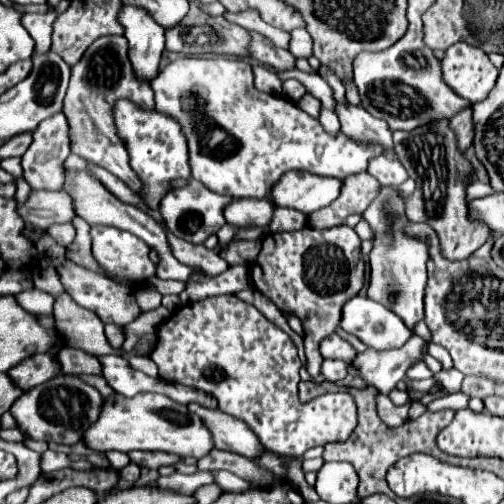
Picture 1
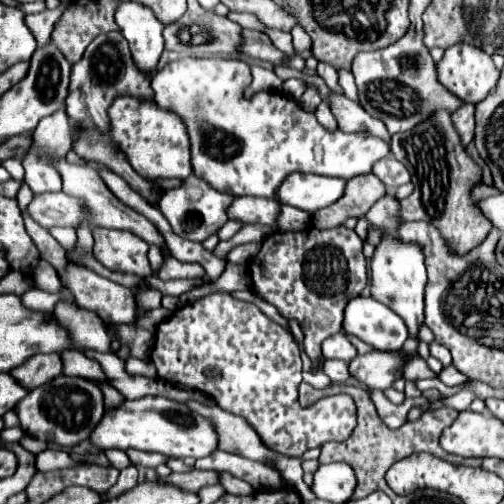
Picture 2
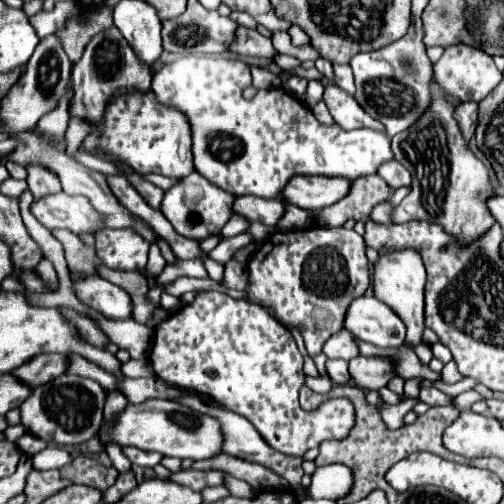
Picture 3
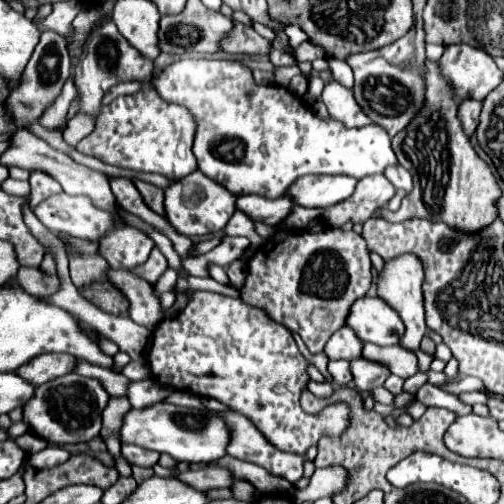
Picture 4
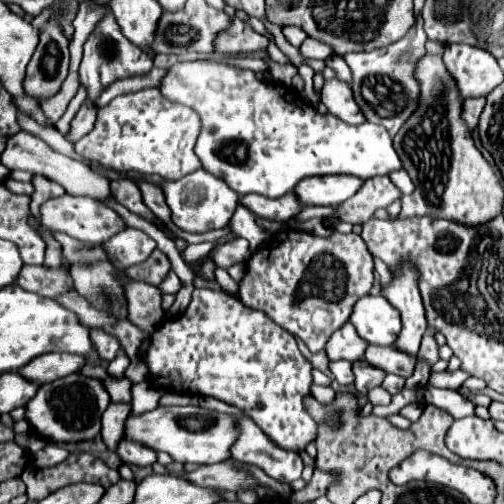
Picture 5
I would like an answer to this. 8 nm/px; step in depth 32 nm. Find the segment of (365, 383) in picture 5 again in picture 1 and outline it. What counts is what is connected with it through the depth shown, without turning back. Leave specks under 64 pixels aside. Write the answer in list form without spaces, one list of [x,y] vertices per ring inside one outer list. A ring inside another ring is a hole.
[[[412,336],[402,348],[398,350],[366,350],[354,358],[352,364],[356,364],[358,376],[368,384],[380,390],[382,394],[388,394],[396,382],[404,380],[406,370],[410,364],[418,362],[422,358],[422,346],[426,342],[420,336]]]

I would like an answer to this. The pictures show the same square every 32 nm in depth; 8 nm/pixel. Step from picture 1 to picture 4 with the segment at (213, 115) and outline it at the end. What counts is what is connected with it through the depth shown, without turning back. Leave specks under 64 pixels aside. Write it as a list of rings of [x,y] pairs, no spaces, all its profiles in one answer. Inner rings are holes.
[[[184,58],[164,68],[154,82],[154,88],[166,102],[186,106],[196,116],[198,132],[194,140],[194,154],[198,158],[198,168],[206,176],[222,182],[236,196],[262,194],[266,198],[280,198],[288,192],[292,182],[306,174],[346,174],[360,180],[364,176],[382,174],[388,166],[398,164],[390,146],[390,136],[378,124],[346,128],[338,120],[322,120],[316,116],[312,106],[308,106],[302,98],[292,96],[288,88],[278,84],[256,84],[252,70],[240,62]]]

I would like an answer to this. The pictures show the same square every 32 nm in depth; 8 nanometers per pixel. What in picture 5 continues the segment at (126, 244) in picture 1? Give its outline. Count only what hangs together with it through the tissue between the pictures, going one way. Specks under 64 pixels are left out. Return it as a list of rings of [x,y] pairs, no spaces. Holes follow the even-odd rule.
[[[126,228],[126,232],[112,236],[112,240],[104,244],[104,248],[108,248],[114,266],[122,270],[132,264],[144,262],[150,256],[150,252],[156,248],[156,242],[148,234],[136,228]]]

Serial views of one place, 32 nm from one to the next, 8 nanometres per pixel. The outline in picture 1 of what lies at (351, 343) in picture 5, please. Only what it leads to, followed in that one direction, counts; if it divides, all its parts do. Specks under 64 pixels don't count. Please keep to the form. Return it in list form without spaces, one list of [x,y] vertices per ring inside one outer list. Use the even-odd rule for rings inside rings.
[[[338,334],[324,338],[322,344],[320,344],[320,352],[326,358],[338,358],[338,360],[344,360],[344,362],[352,362],[354,356],[356,356],[356,350],[344,338],[340,338]]]

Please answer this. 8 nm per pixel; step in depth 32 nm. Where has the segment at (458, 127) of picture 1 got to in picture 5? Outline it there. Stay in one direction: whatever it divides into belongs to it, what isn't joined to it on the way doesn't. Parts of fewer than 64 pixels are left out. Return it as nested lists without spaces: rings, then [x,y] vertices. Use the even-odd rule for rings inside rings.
[[[484,96],[464,100],[464,120],[466,120],[466,124],[470,128],[476,128],[478,126],[478,116],[482,114],[484,104],[486,104],[486,98]]]

